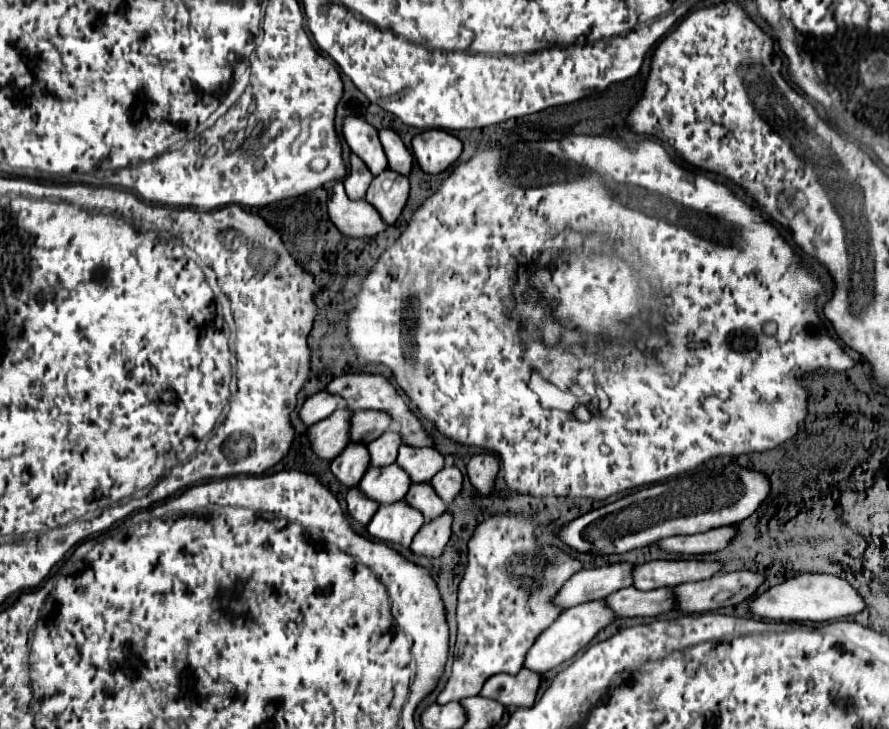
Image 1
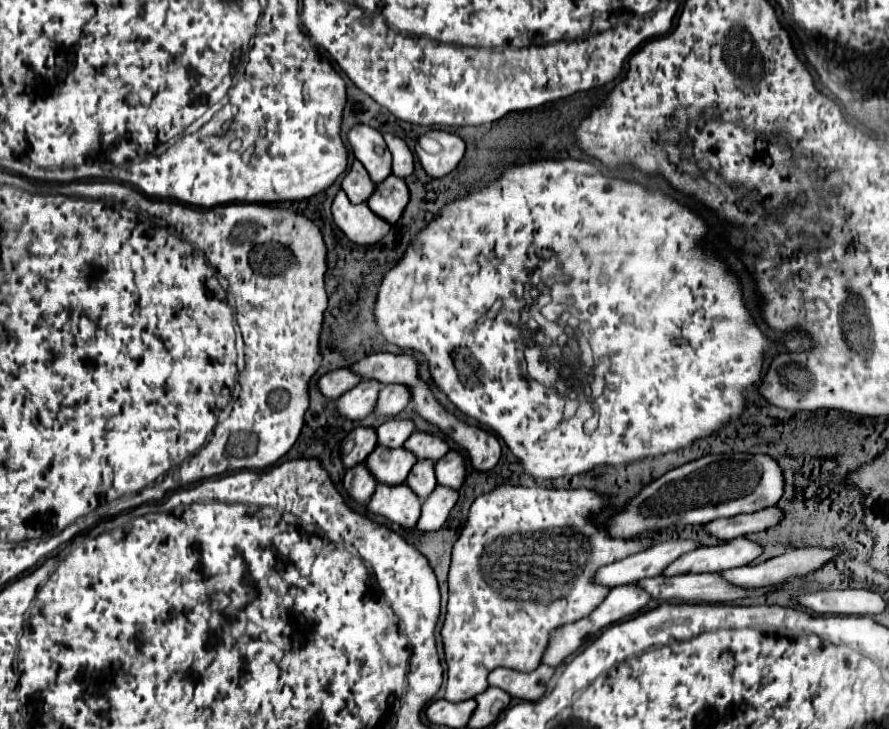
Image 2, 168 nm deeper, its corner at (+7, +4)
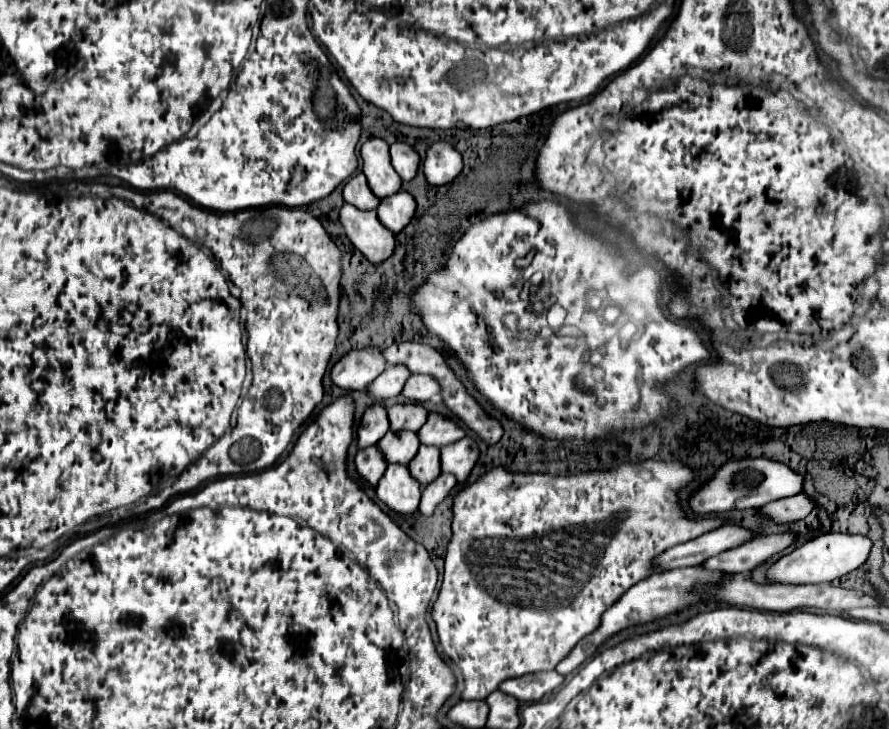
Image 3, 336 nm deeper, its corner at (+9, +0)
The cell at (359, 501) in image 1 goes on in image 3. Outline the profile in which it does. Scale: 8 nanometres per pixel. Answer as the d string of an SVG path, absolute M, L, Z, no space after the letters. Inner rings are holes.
M373 445L355 455L355 467L357 467L357 473L375 487L379 483L379 479L383 477L387 463L385 463L383 455L379 453L377 445Z

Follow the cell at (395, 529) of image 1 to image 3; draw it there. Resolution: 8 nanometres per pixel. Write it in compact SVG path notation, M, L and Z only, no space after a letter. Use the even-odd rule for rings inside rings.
M389 465L377 485L377 497L401 515L413 515L419 507L421 485L409 475L405 465Z

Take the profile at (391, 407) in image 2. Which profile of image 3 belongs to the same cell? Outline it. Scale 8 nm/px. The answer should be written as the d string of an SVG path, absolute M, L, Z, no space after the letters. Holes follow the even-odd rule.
M411 375L405 381L401 395L411 403L425 403L439 393L439 385L429 375Z

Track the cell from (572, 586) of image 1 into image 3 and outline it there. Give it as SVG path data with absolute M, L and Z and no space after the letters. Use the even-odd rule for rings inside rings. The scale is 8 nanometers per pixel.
M723 525L719 529L707 531L701 537L675 545L667 551L663 551L661 555L657 555L653 559L655 567L659 567L661 571L671 571L677 567L693 567L693 565L701 565L705 559L719 555L727 549L733 549L745 541L749 541L753 537L751 531L735 527L735 525Z

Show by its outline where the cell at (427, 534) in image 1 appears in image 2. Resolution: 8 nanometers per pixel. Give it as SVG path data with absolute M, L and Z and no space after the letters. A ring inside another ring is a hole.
M437 485L435 491L423 501L421 517L417 521L417 529L421 531L437 531L443 527L443 523L449 517L449 511L453 509L457 501L457 491L445 485Z

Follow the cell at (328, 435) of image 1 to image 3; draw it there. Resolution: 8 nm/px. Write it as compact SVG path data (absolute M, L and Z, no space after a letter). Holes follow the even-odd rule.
M395 365L395 367L387 367L369 387L367 387L367 395L373 403L381 403L385 399L391 399L391 397L397 397L407 381L411 373L401 367L401 365Z

